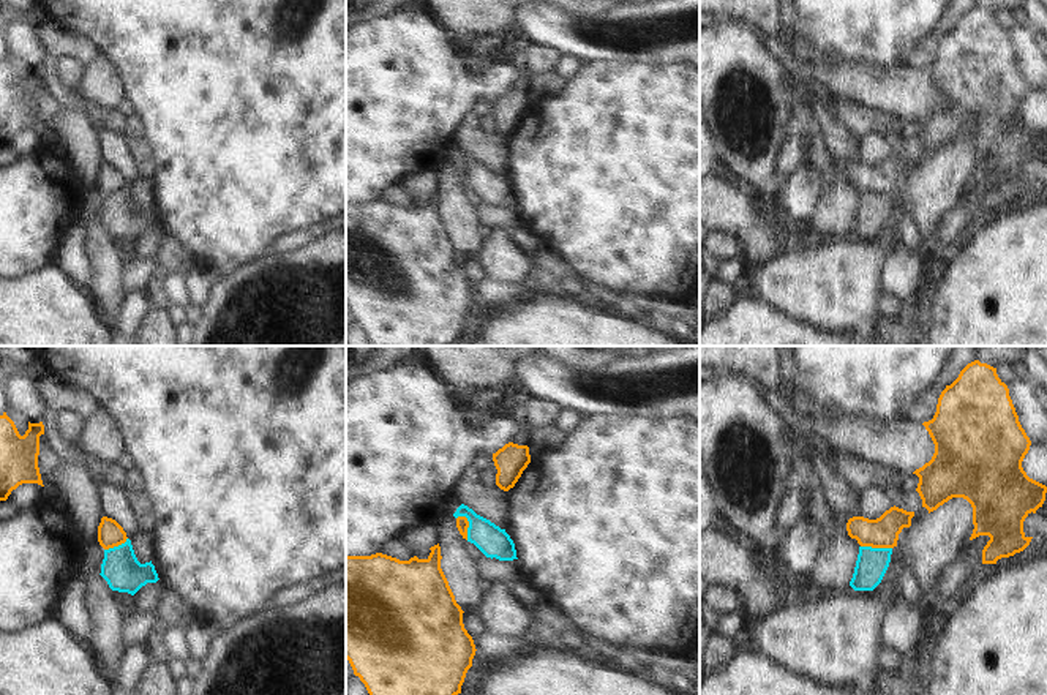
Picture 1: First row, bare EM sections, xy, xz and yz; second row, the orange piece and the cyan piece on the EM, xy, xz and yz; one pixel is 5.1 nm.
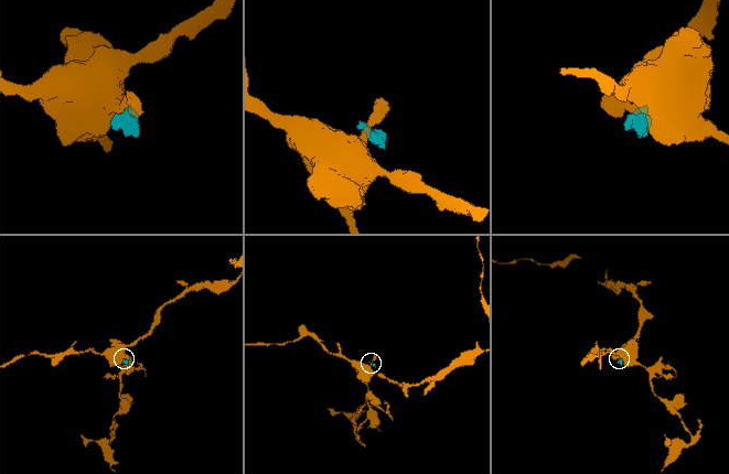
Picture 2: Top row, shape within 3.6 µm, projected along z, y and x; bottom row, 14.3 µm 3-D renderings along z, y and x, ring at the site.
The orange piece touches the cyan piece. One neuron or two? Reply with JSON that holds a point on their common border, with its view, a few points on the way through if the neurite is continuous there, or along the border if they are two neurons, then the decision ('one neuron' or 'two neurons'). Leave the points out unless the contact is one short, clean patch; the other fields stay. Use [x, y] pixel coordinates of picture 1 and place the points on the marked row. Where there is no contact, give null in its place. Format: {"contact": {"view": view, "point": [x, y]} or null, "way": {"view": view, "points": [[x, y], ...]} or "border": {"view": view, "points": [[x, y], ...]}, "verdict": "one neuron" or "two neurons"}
{"contact": {"view": "xz", "point": [468, 525]}, "border": {"view": "xz", "points": [[458, 515], [468, 520], [468, 539]]}, "verdict": "two neurons"}

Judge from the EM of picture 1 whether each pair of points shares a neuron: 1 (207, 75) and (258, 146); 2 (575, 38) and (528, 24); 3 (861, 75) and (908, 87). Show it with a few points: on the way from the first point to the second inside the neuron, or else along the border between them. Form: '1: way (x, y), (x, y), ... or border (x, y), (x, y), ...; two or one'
1: way (225, 92), (258, 128); one
2: way (564, 32), (539, 24); one
3: way (872, 84), (897, 87); one

